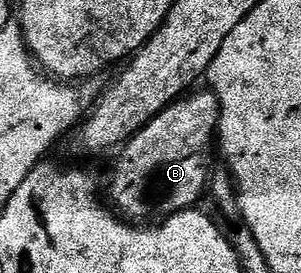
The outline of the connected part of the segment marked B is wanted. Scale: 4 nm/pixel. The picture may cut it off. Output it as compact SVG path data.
M212 91L205 92L206 93L191 92L189 95L183 96L181 99L175 101L173 105L169 105L160 115L153 117L143 129L139 129L129 141L121 146L120 152L122 152L122 154L119 155L118 162L114 165L114 174L110 177L110 197L114 200L114 202L112 202L113 208L117 210L123 218L129 219L134 223L146 223L151 219L165 219L171 217L174 213L195 208L195 206L199 204L198 200L201 199L202 192L204 192L205 189L207 192L208 173L206 177L206 168L210 165L210 157L206 154L206 148L209 147L210 141L212 145L216 137L216 130L218 128L218 97Z

